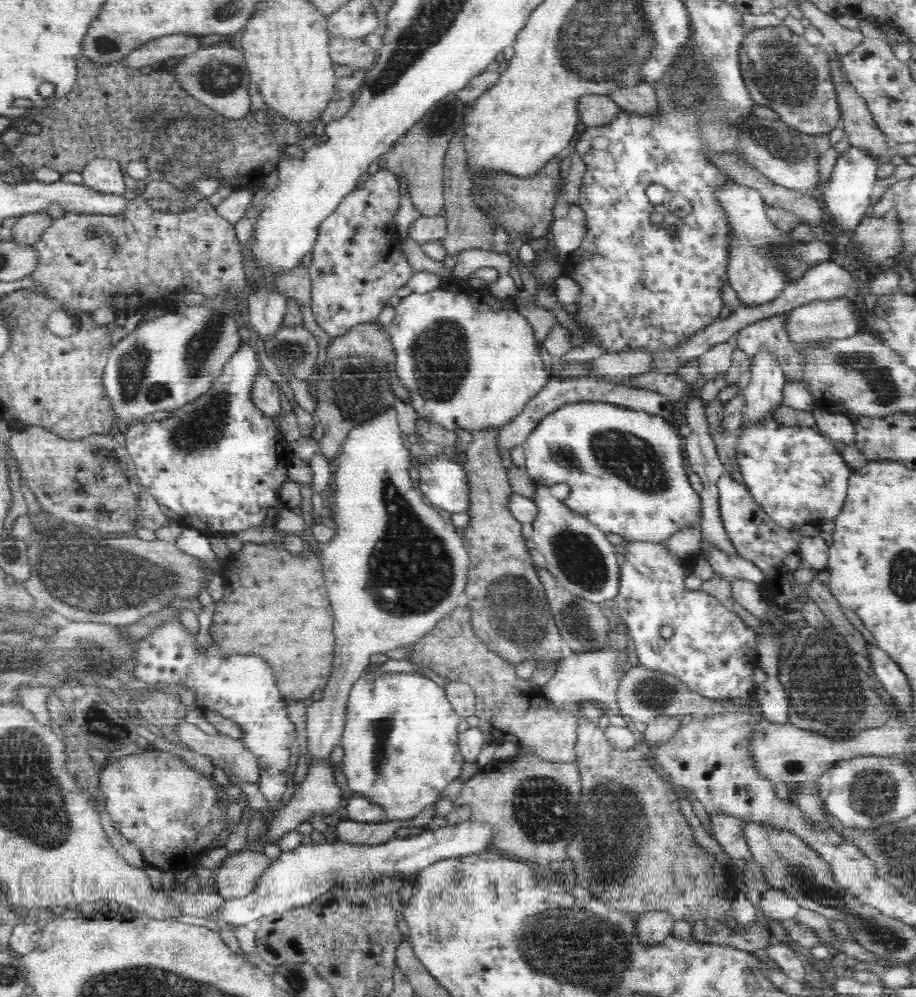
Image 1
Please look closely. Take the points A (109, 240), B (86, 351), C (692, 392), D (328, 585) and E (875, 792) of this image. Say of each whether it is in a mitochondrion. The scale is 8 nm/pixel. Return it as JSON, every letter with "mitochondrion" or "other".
{"A":"mitochondrion","B":"other","C":"other","D":"other","E":"mitochondrion"}

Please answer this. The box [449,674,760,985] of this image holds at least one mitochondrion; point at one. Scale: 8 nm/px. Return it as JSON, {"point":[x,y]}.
{"point":[616,827]}

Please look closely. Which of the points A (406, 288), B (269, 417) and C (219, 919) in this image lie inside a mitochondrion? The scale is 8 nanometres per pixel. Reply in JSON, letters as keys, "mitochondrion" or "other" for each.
{"A":"other","B":"other","C":"other"}

